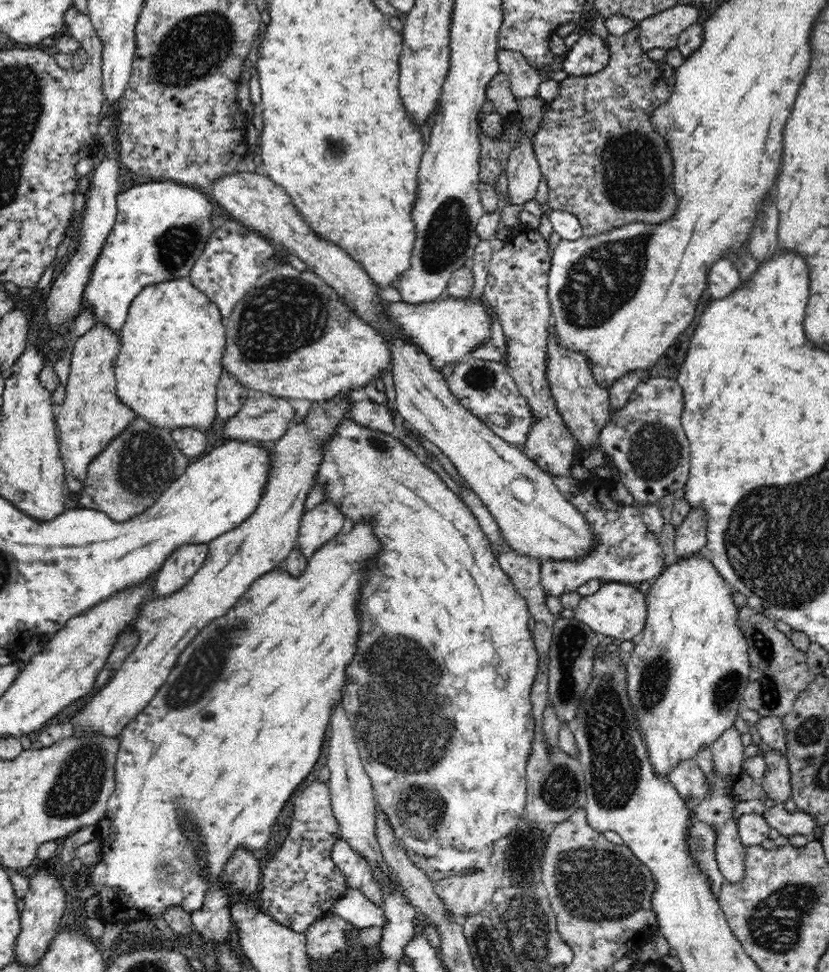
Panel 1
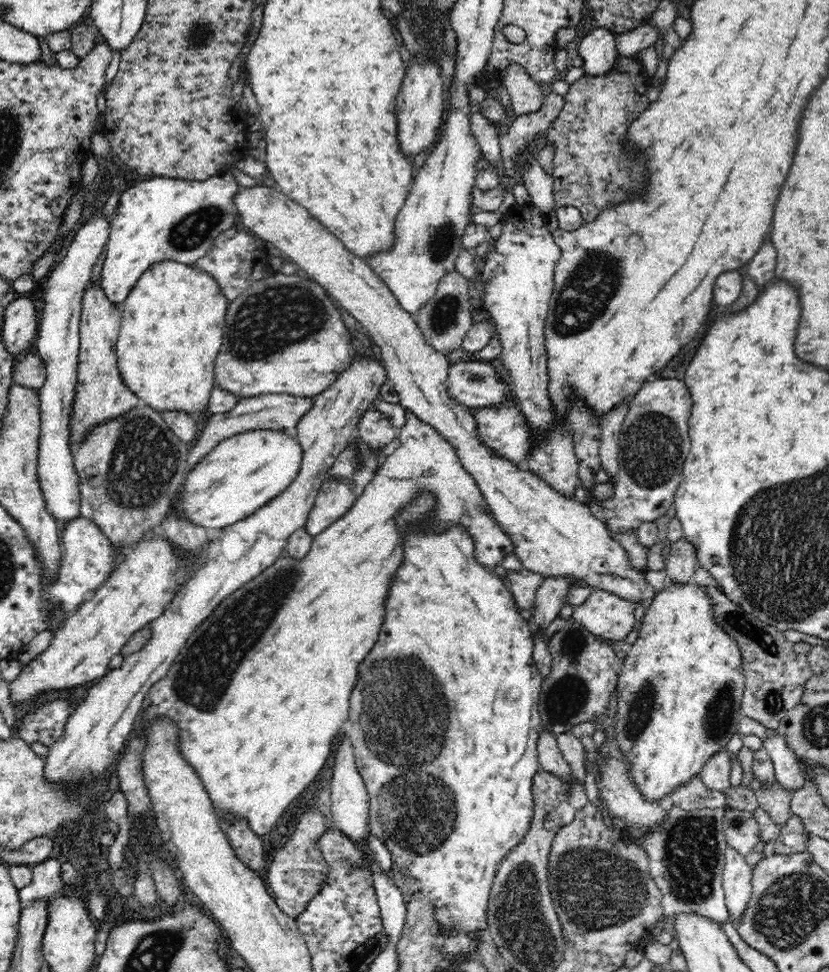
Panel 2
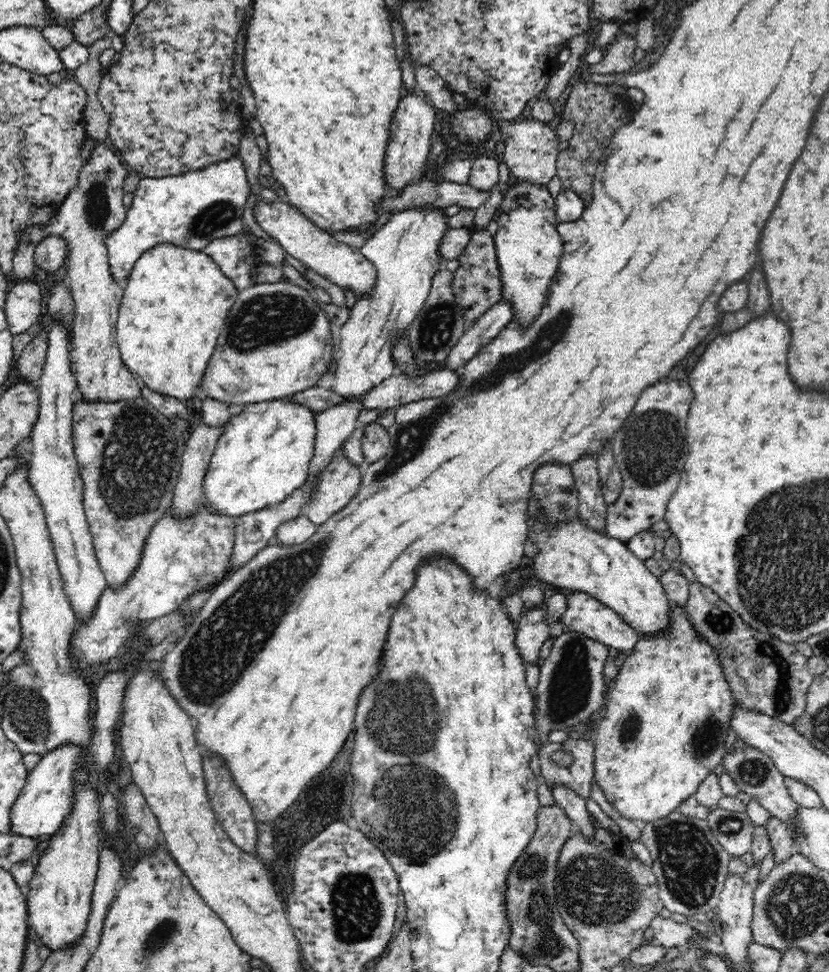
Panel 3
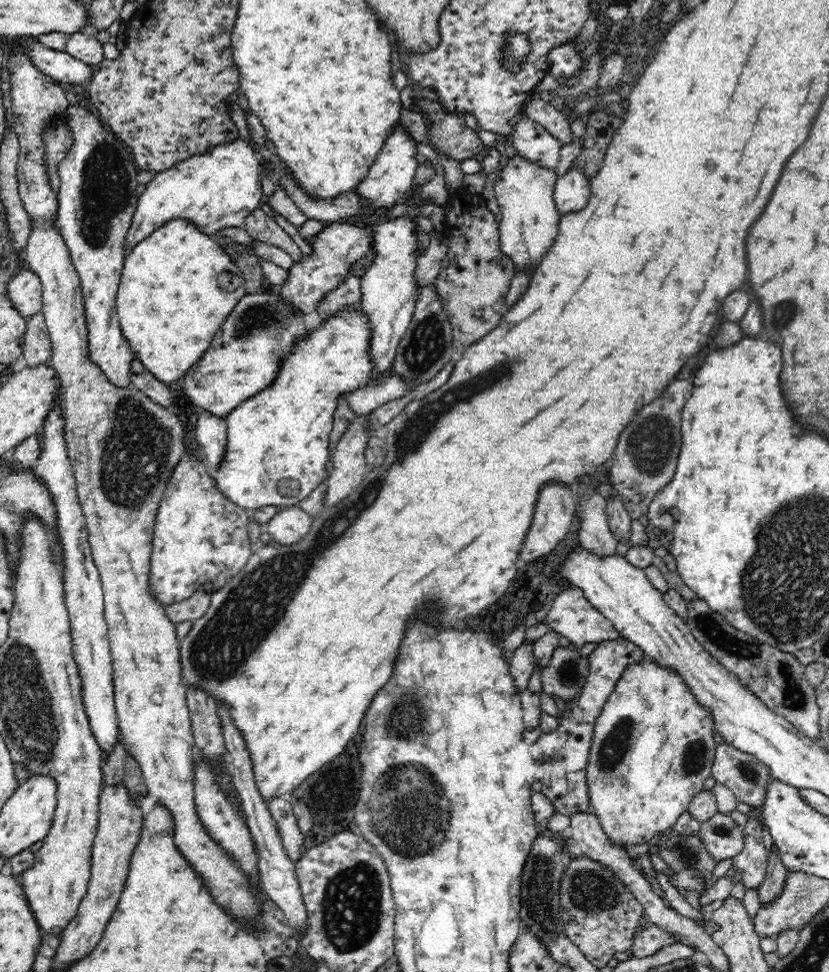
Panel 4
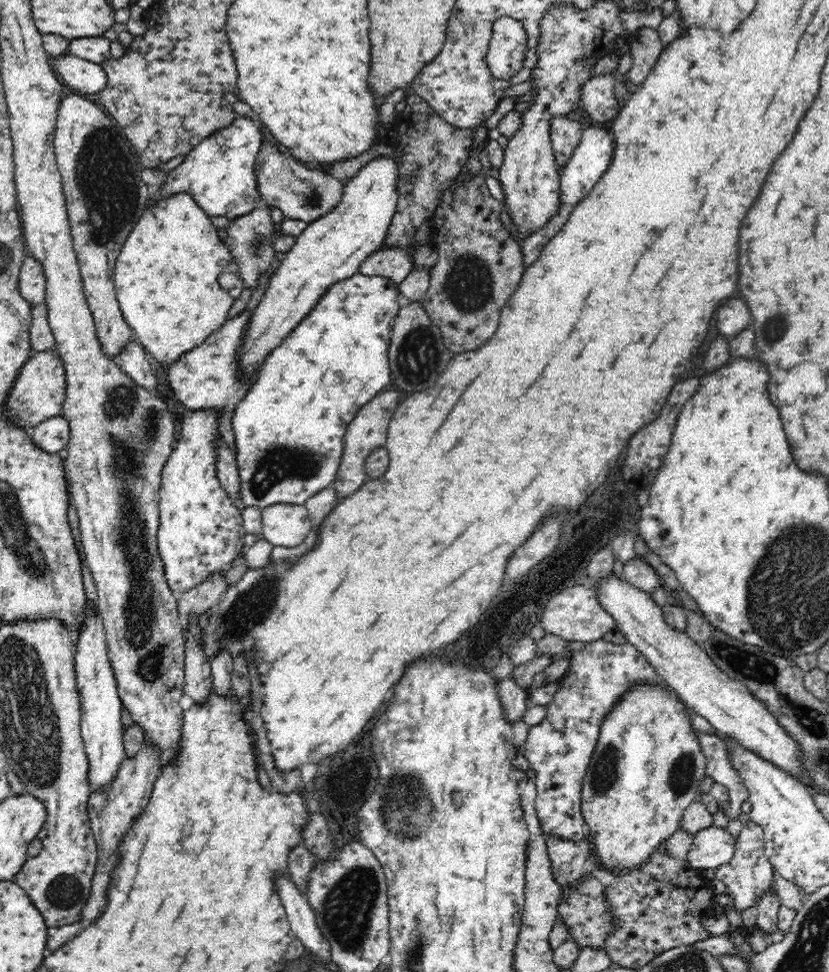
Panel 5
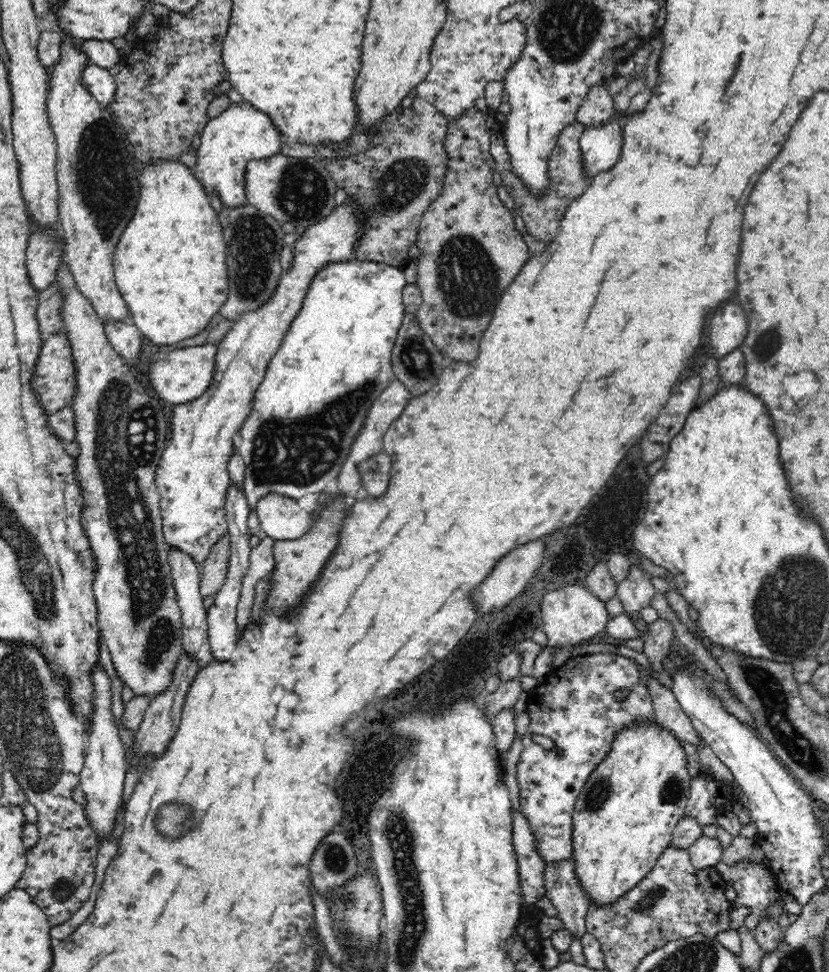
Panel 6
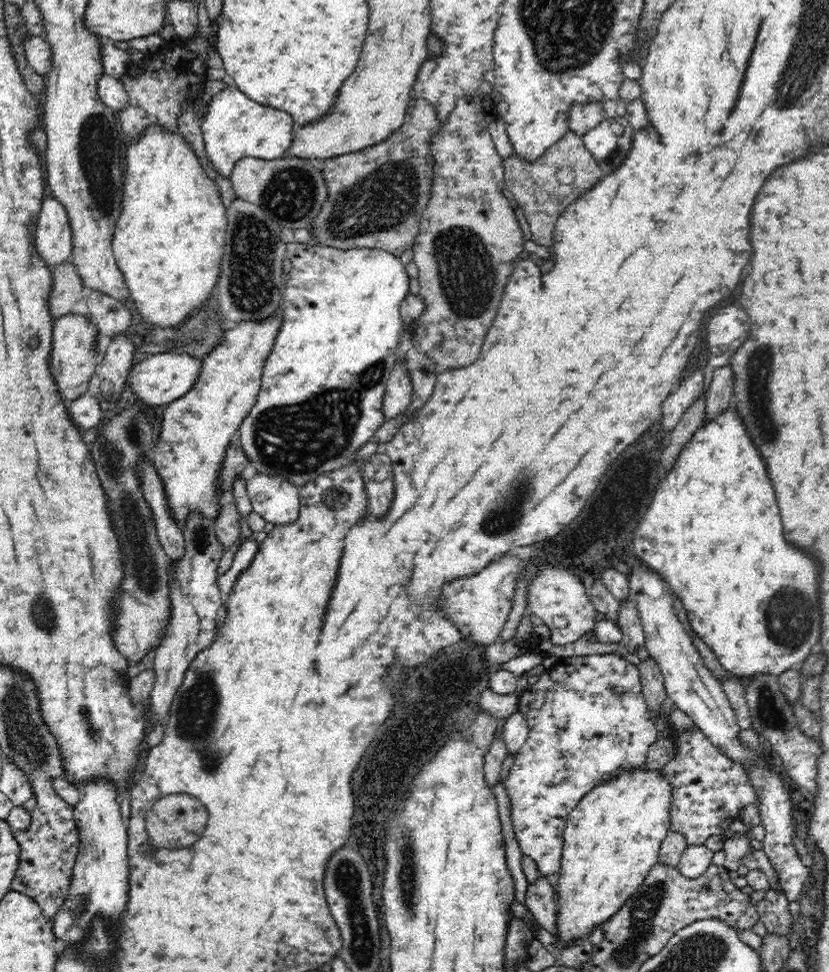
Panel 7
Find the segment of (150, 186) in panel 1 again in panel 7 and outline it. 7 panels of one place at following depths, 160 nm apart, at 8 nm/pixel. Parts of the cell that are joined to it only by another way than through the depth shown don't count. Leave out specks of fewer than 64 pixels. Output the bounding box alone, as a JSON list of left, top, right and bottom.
[201,83,295,179]

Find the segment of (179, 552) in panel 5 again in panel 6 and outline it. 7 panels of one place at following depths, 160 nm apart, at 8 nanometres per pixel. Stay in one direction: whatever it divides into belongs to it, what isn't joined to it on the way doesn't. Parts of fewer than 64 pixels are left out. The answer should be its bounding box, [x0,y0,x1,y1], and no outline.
[155,199,361,566]

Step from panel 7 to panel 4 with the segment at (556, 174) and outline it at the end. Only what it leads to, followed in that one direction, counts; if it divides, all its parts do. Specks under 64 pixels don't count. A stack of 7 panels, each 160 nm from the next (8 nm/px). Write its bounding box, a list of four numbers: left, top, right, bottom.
[524,94,574,146]

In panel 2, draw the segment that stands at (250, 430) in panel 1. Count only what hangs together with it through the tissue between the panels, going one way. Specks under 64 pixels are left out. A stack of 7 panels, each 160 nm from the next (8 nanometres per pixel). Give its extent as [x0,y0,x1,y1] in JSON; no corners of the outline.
[186,394,313,473]

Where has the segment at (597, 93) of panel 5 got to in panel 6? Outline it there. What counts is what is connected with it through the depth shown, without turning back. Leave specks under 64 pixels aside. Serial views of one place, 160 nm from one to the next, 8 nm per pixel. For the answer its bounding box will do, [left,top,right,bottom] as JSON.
[576,85,616,127]

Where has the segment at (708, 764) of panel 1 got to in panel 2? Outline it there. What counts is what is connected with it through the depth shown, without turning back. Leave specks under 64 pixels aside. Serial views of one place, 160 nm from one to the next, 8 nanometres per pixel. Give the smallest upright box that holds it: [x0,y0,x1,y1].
[723,846,753,926]

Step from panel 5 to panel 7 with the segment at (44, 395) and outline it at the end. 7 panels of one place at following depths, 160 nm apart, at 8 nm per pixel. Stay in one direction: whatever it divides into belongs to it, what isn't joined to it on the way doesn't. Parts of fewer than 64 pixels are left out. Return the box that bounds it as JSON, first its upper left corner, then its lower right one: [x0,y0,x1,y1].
[49,314,99,402]

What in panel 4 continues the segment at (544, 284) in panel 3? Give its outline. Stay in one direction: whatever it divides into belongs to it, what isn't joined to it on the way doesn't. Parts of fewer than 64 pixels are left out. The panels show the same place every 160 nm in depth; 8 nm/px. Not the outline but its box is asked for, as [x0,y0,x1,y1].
[494,154,561,270]

